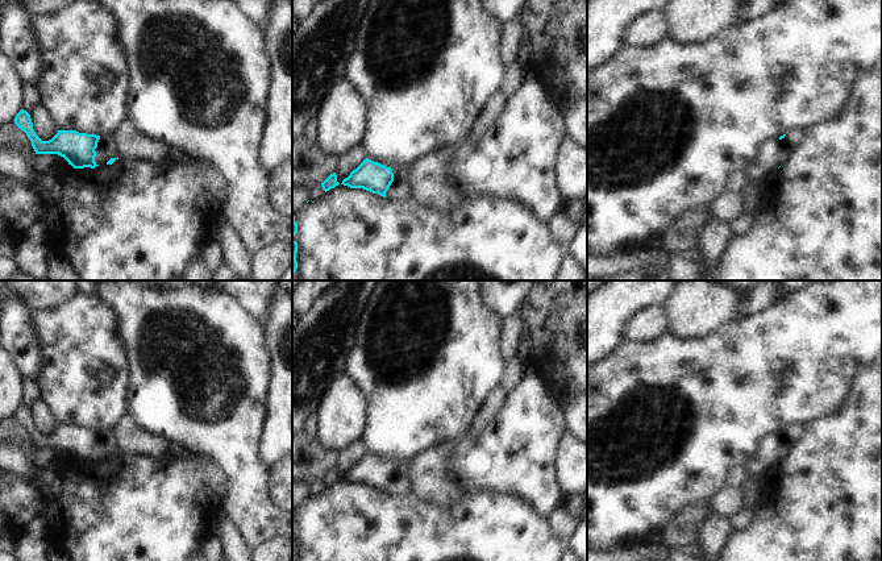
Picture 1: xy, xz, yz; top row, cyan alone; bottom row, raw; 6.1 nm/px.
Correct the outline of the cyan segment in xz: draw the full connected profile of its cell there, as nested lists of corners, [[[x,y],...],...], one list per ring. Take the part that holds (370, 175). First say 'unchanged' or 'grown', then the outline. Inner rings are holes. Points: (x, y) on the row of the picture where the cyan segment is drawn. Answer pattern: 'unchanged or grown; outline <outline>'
grown; outline [[[369,158],[363,159],[341,184],[363,188],[390,200],[411,199],[408,167],[386,167]]]

